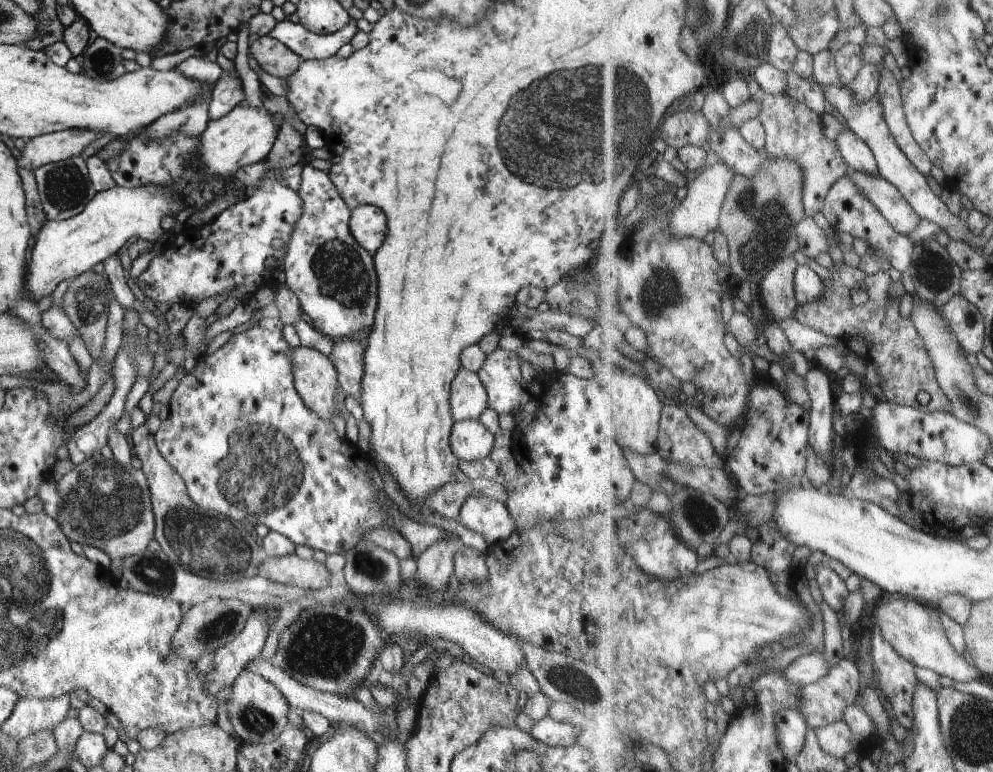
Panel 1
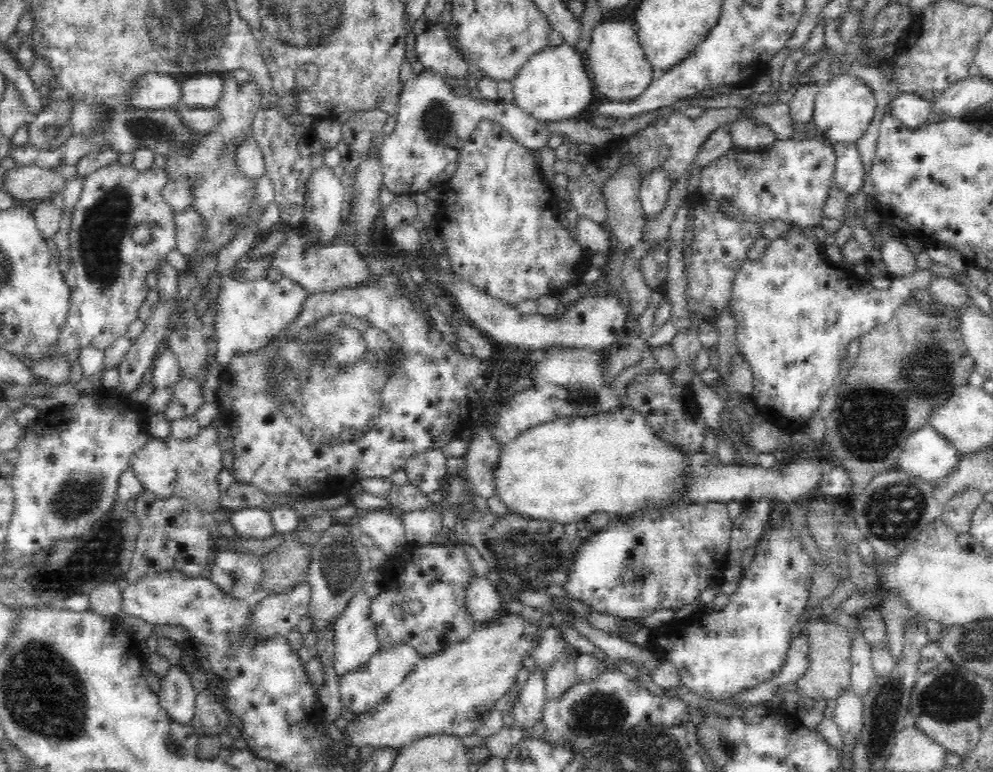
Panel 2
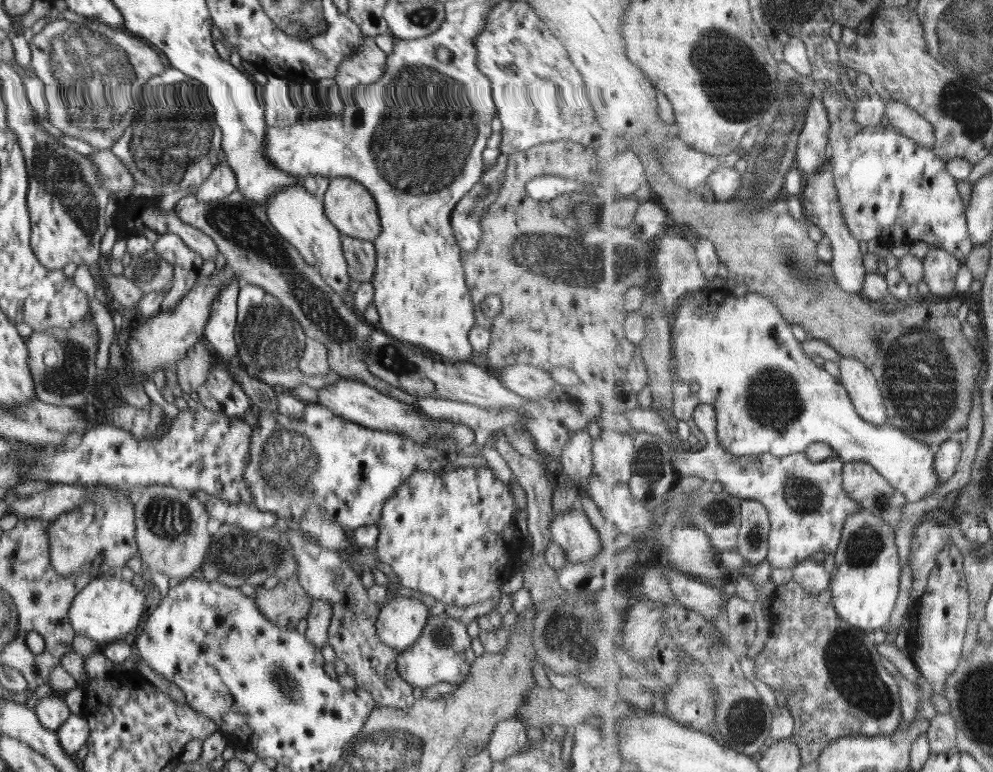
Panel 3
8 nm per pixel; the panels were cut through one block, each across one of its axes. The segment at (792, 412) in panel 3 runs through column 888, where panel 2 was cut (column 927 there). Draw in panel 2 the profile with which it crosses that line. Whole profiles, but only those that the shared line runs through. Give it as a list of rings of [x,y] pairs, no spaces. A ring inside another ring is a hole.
[[[926,423],[906,435],[897,466],[922,478],[938,479],[954,467],[958,454],[949,439]]]

